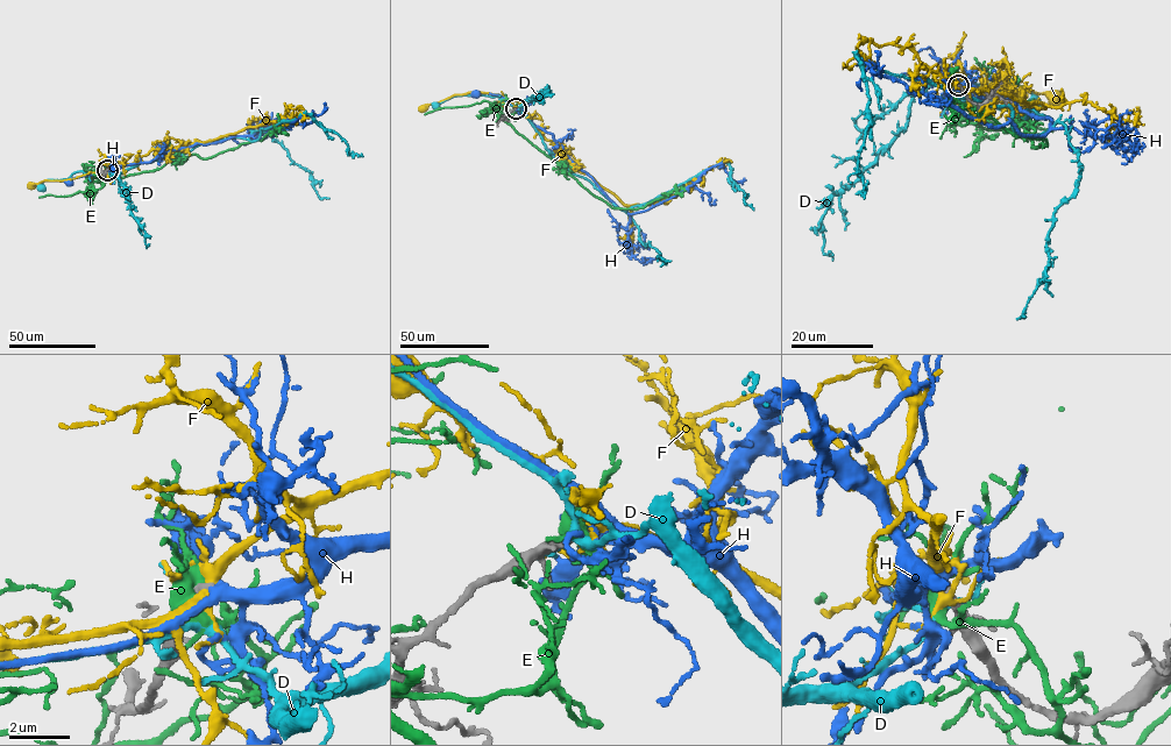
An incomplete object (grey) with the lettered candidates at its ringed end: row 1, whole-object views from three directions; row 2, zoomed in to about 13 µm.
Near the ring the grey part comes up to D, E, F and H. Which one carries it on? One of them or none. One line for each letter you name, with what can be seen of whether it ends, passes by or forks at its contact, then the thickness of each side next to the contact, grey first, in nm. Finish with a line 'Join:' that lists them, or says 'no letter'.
H: it forks there; 200 nm thick on the grey side, 280 nm on the other
Join: H

